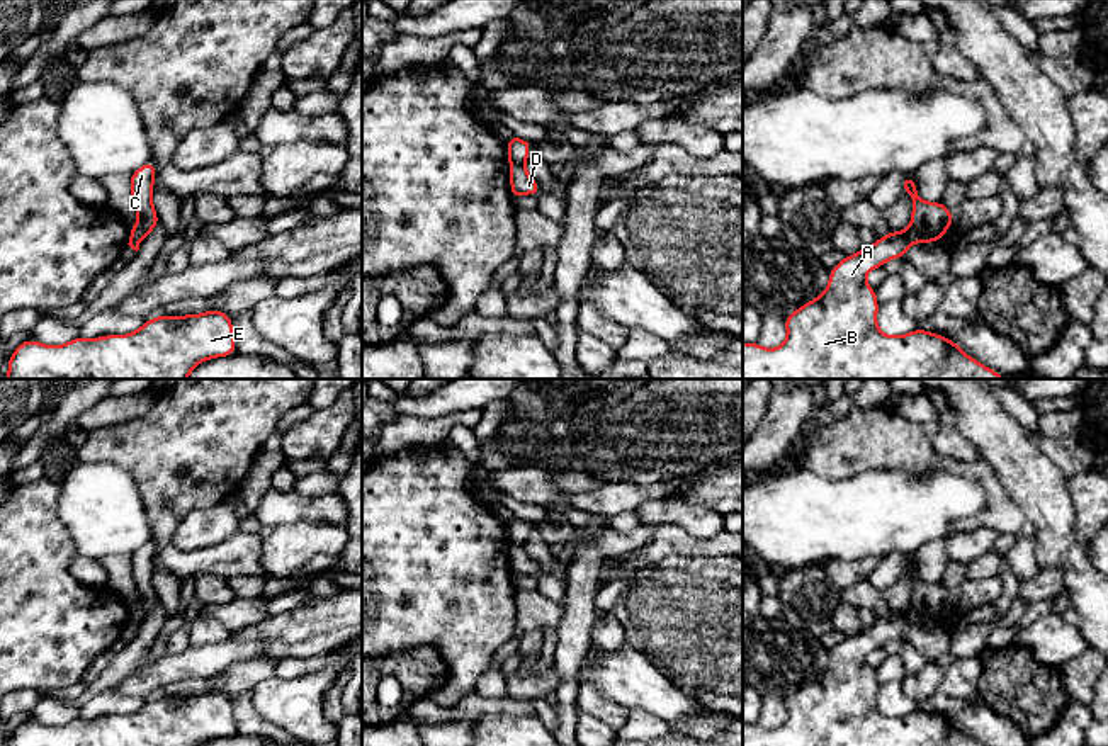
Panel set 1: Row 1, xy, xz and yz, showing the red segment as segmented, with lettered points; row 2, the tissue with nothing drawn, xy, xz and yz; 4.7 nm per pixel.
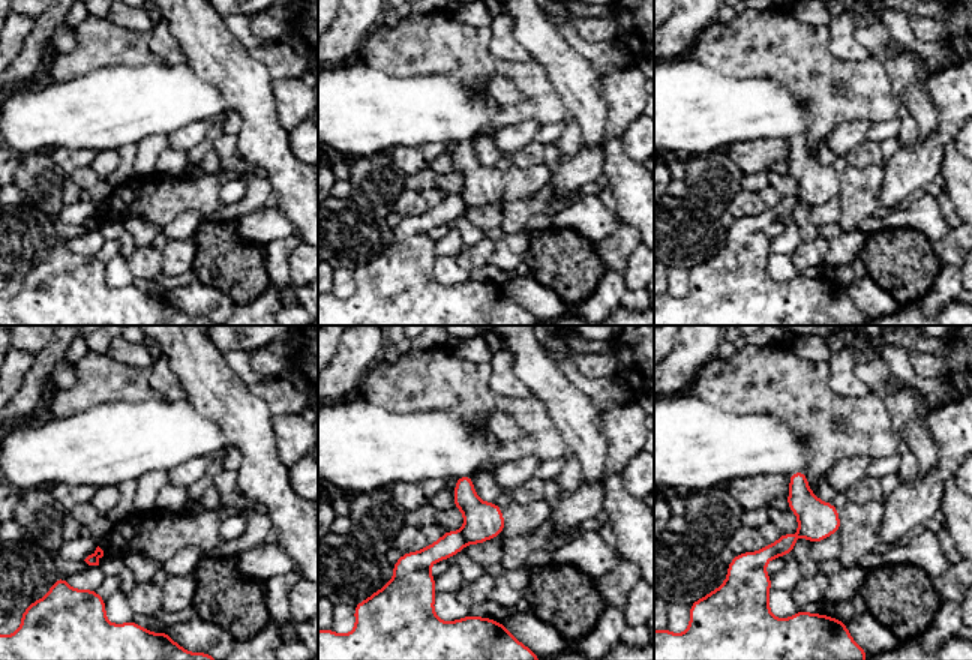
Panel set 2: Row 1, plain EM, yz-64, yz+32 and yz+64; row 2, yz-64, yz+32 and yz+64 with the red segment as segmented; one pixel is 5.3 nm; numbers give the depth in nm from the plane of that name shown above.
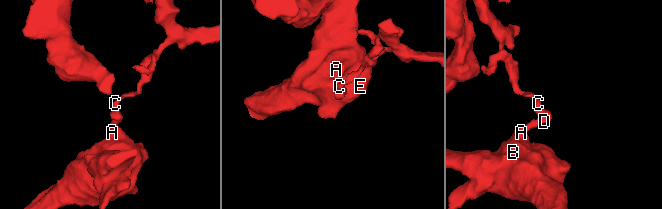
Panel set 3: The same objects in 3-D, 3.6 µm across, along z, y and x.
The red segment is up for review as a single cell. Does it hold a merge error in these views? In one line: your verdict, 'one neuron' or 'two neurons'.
two neurons

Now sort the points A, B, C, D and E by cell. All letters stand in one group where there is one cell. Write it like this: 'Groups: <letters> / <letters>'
Groups: A B E / C D

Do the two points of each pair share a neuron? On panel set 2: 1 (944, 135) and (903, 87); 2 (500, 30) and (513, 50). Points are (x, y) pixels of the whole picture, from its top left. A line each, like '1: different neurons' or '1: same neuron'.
1: different neurons
2: same neuron

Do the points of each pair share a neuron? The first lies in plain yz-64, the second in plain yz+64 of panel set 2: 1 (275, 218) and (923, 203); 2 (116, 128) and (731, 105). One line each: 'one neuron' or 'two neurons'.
1: one neuron
2: one neuron

